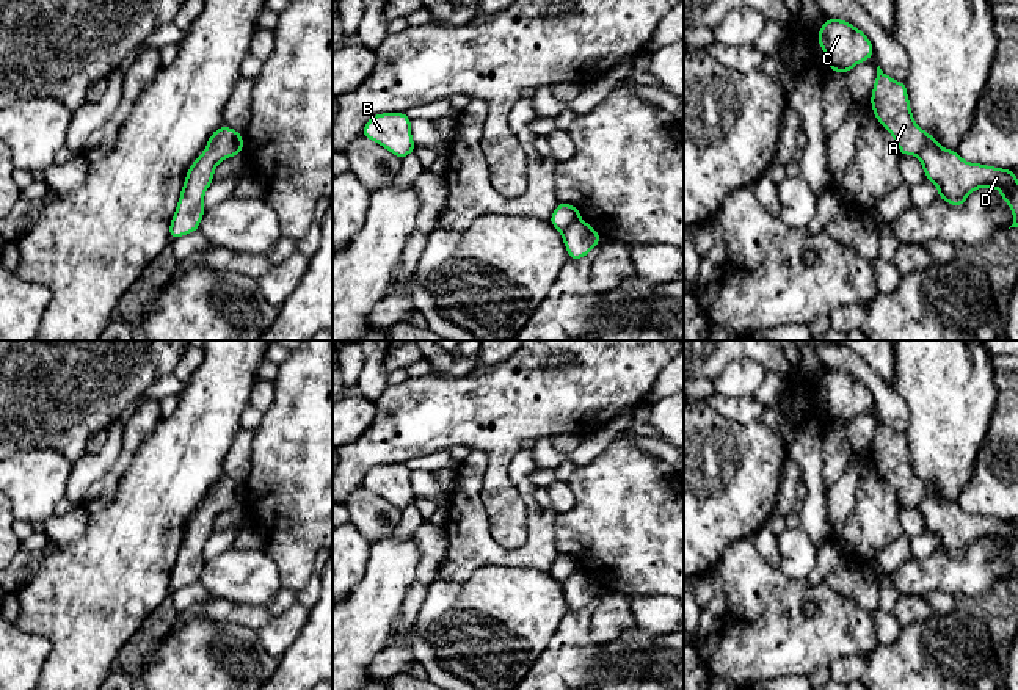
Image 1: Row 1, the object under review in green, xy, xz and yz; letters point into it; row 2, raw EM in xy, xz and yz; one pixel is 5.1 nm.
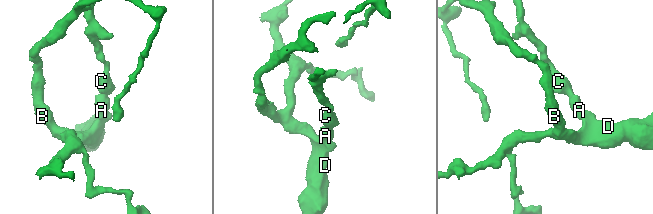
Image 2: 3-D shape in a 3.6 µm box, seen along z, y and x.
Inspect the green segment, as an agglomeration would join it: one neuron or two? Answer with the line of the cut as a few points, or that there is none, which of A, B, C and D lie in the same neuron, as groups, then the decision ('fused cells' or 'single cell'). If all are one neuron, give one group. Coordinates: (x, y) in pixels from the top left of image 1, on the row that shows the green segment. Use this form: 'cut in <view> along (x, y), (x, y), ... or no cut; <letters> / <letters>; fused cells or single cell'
cut in yz along (926, 134), (926, 141), (916, 154); A C / B D; fused cells

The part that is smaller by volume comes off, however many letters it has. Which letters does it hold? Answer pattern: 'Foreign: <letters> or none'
Foreign: A, C

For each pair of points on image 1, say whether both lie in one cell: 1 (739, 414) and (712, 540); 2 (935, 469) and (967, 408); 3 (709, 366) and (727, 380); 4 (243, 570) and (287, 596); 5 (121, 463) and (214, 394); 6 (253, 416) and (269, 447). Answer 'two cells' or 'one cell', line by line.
1: two cells
2: one cell
3: two cells
4: two cells
5: two cells
6: two cells

